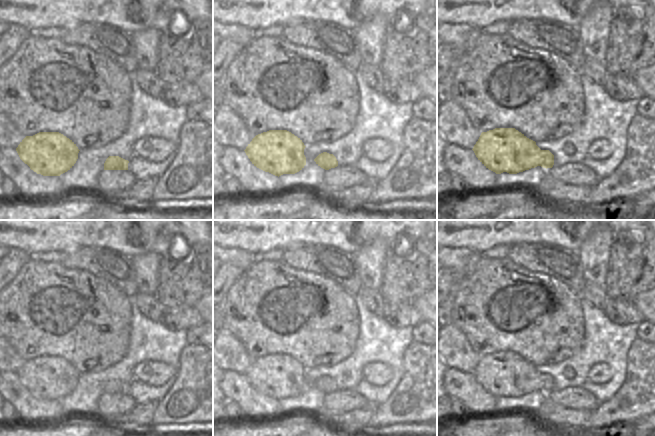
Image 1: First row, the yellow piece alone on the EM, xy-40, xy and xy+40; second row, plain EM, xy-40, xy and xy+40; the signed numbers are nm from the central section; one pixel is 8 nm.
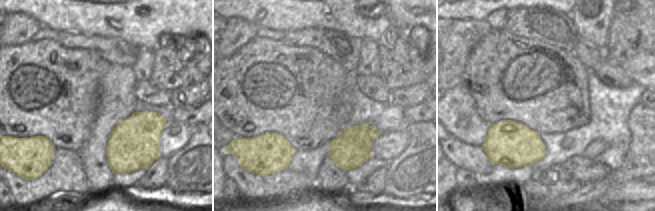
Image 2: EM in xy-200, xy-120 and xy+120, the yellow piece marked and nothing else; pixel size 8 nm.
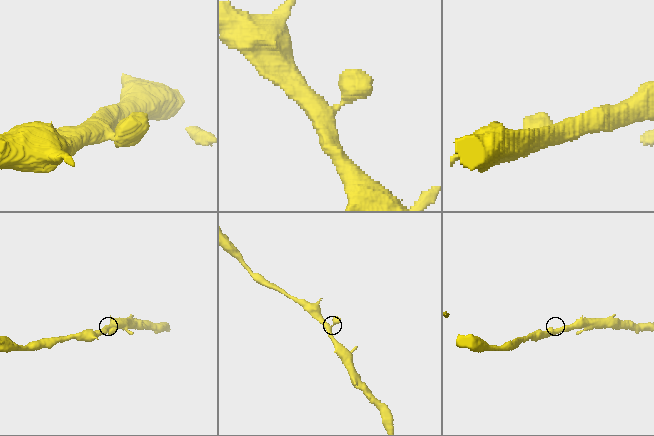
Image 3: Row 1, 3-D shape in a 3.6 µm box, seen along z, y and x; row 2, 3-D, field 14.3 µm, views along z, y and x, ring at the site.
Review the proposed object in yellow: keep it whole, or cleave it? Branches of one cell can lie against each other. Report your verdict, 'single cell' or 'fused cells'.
single cell

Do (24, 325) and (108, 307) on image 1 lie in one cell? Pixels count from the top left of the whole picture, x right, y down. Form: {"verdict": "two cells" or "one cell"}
{"verdict": "one cell"}

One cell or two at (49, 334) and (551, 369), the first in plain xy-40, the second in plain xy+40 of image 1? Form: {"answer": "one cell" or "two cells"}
{"answer": "two cells"}

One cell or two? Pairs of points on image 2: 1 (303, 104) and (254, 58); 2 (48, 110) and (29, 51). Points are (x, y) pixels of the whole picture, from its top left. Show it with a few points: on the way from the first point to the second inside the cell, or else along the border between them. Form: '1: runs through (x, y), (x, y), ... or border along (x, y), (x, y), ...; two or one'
1: runs through (288, 87), (281, 80), (281, 63), (271, 60); one
2: runs through (67, 98), (72, 94), (71, 83), (48, 67); one

